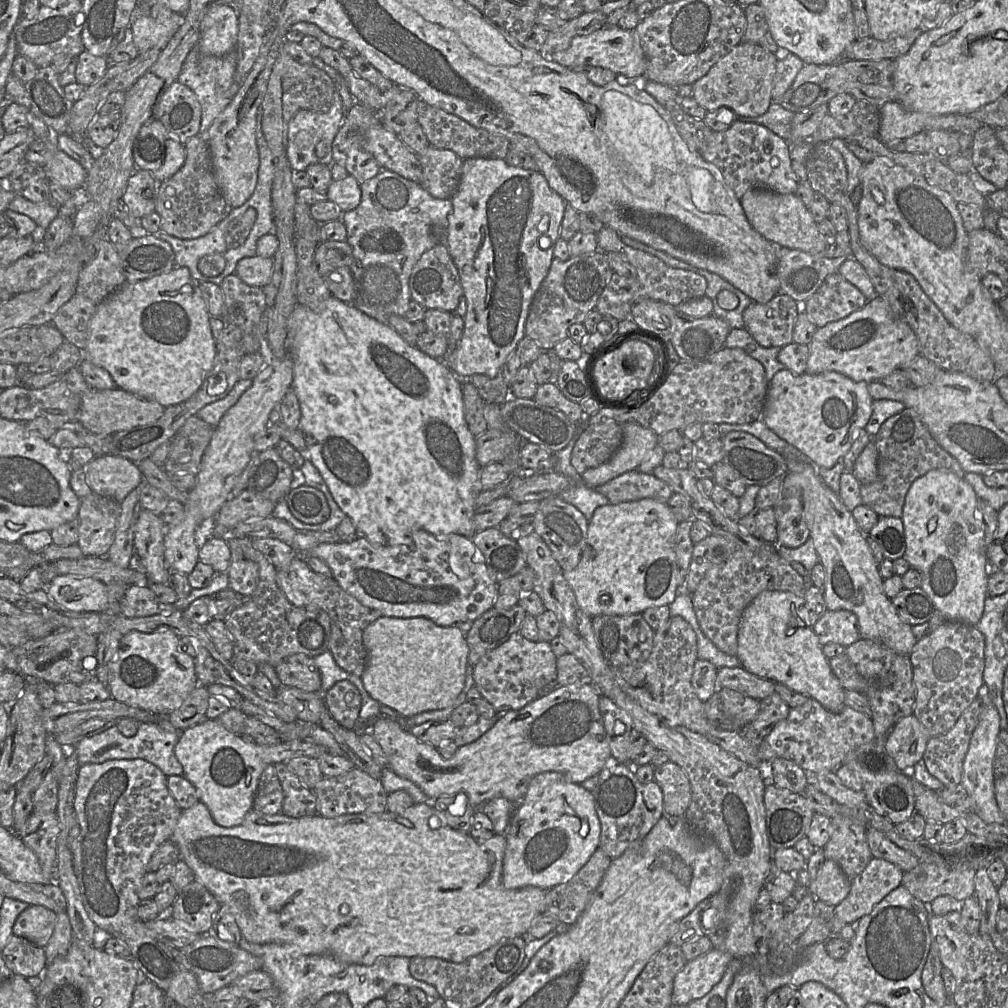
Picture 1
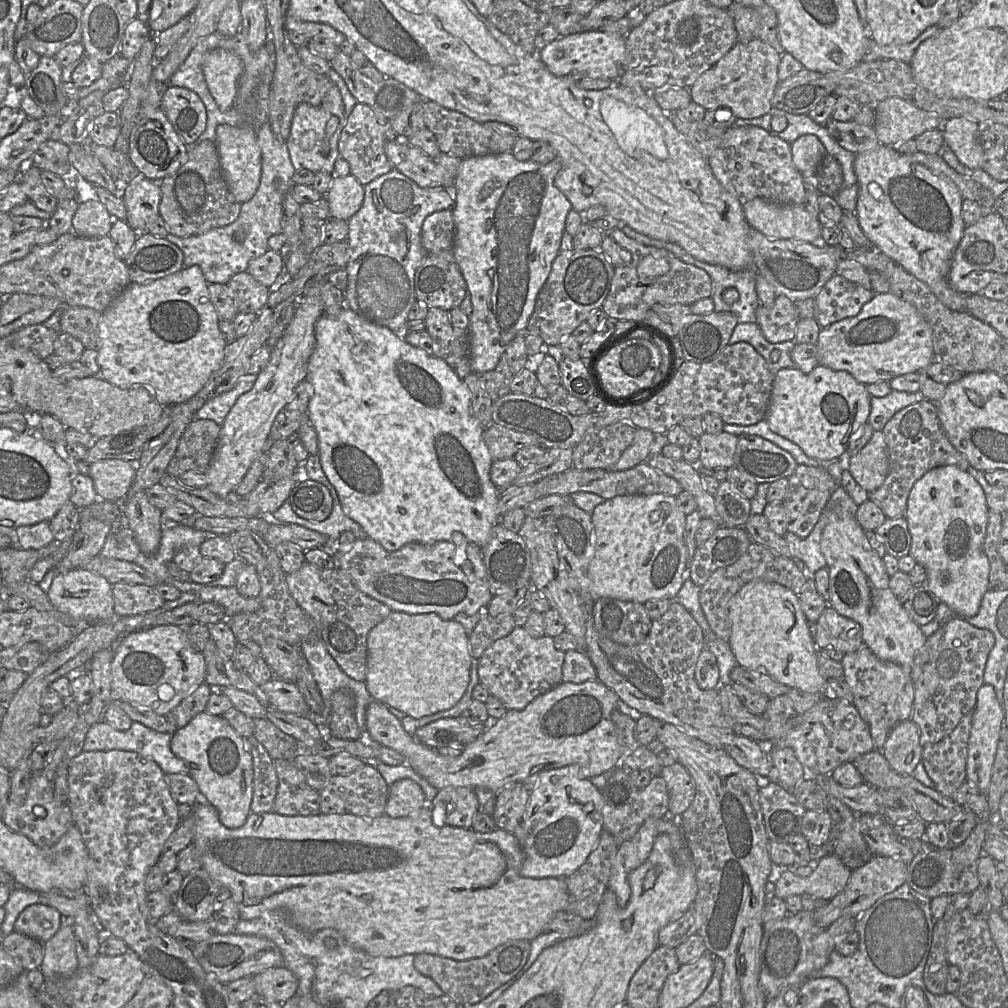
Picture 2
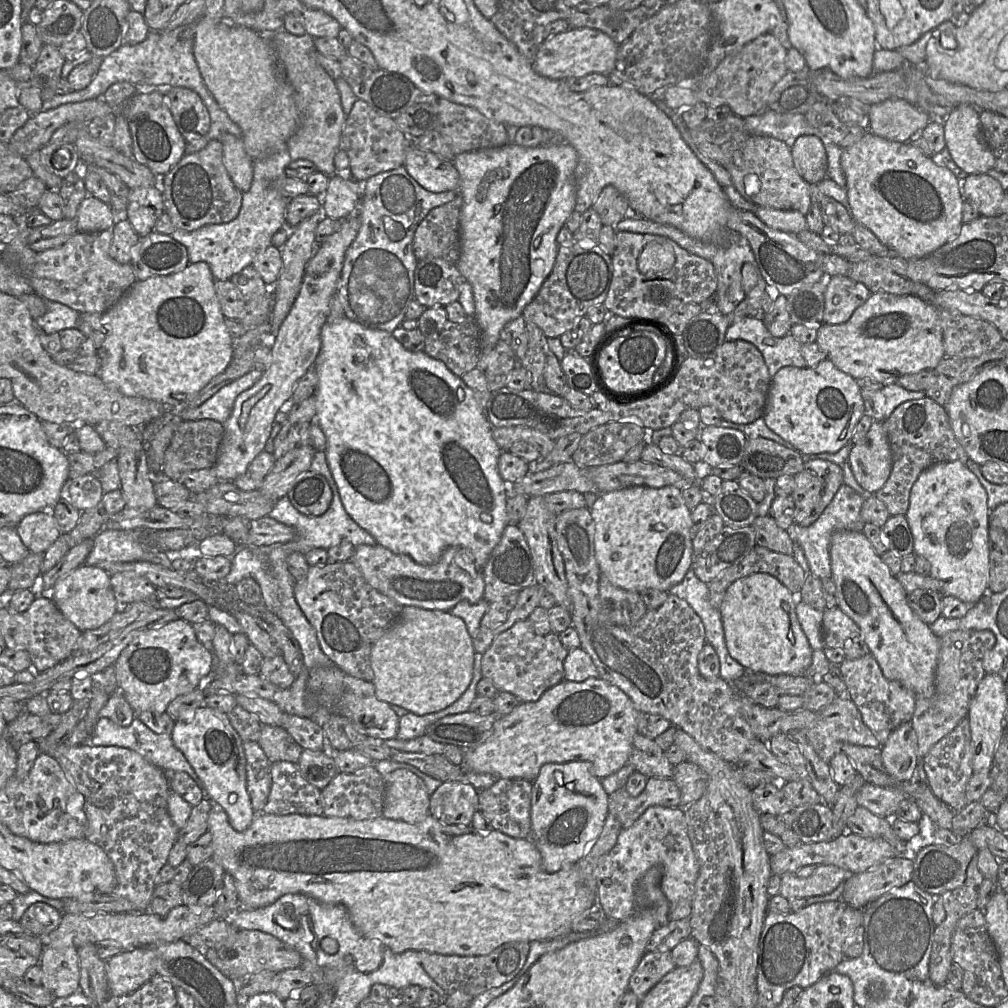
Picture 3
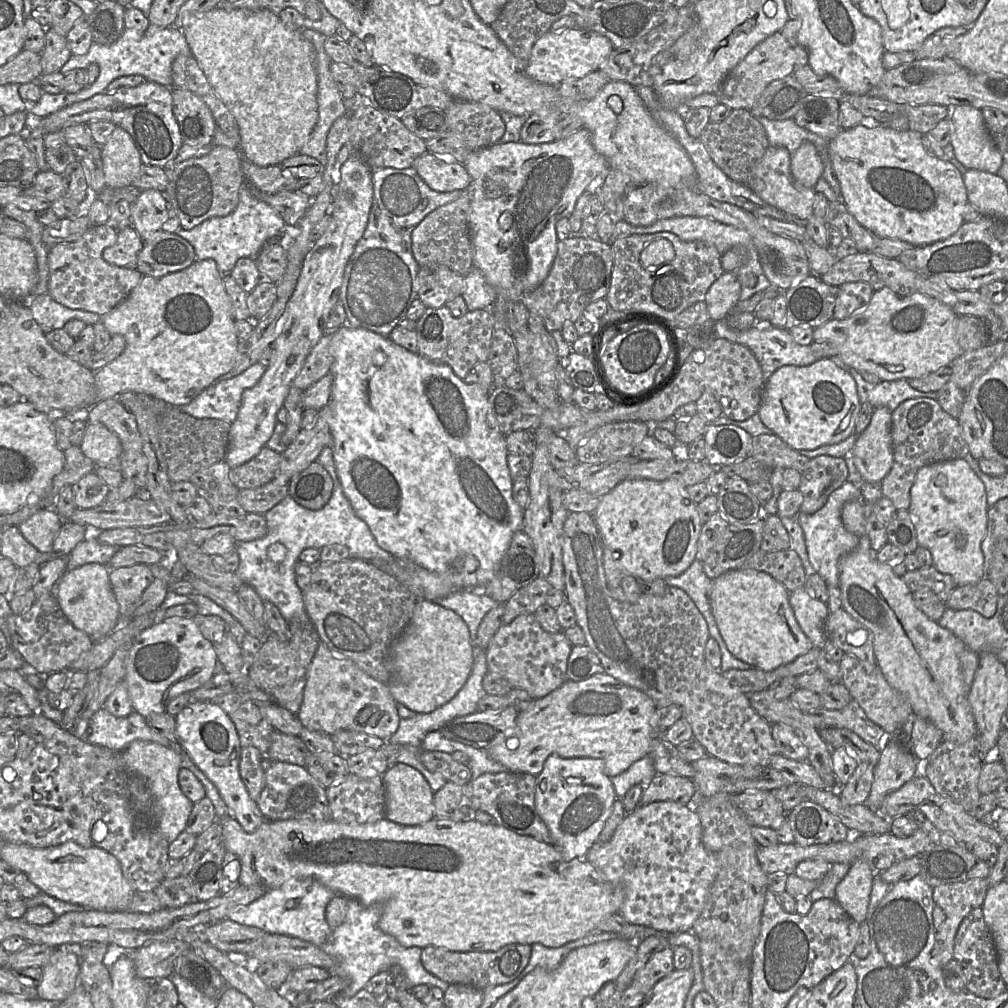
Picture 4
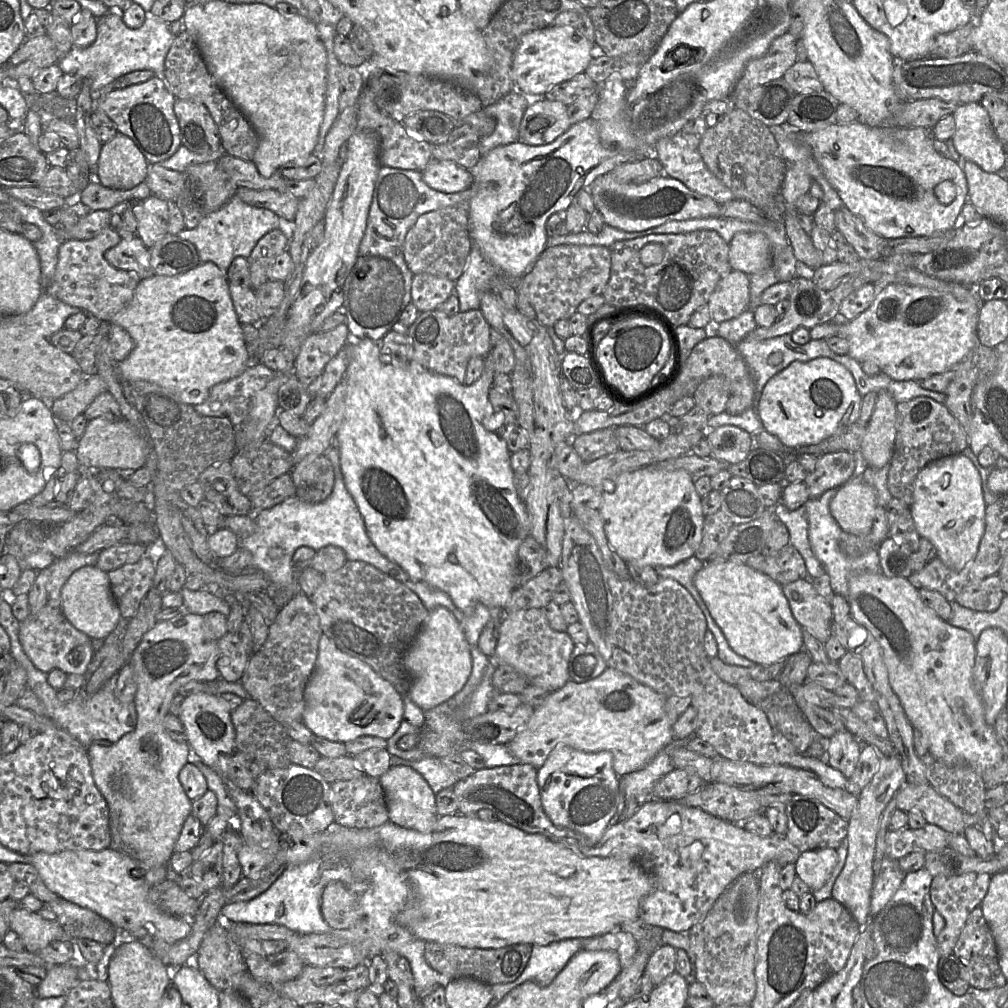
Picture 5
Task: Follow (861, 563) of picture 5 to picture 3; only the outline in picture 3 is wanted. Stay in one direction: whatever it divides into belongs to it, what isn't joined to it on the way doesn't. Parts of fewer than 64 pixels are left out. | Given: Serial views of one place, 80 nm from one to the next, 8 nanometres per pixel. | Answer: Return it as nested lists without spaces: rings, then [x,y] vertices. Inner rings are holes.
[[[843,483],[833,496],[830,503],[812,524],[801,526],[793,522],[786,529],[792,542],[798,543],[802,548],[812,575],[819,579],[831,577],[832,572],[829,550],[831,537],[834,532],[843,529],[863,532],[863,527],[866,523],[862,520],[860,512],[864,500],[865,498],[863,496]]]

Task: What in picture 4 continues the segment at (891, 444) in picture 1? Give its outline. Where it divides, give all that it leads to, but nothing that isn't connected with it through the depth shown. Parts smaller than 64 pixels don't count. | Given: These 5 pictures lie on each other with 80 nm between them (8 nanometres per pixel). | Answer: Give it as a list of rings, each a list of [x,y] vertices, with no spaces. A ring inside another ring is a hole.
[[[927,397],[906,400],[892,411],[891,437],[893,465],[881,481],[881,490],[897,510],[909,508],[910,490],[921,467],[945,460],[965,459],[969,453],[957,419],[946,413],[936,400]]]

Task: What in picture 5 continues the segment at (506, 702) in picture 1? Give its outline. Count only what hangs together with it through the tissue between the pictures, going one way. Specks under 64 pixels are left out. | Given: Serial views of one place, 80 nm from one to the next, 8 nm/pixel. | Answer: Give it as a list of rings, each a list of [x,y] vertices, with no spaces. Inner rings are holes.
[[[543,608],[521,609],[503,617],[495,653],[490,660],[496,665],[508,664],[522,672],[530,685],[555,692],[569,680],[568,663],[574,642],[566,631],[553,630]]]

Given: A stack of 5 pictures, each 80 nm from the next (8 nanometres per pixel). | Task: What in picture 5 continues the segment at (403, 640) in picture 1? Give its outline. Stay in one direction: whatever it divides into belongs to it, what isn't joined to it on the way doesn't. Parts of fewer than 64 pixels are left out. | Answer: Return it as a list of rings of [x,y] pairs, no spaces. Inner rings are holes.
[[[445,607],[429,611],[429,615],[404,653],[403,665],[410,686],[407,696],[423,711],[429,710],[462,690],[472,670],[470,644],[455,616]]]

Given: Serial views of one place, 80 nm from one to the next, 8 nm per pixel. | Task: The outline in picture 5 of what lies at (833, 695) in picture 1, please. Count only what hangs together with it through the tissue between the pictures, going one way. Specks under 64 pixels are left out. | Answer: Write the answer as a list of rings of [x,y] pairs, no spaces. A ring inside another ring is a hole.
[[[709,560],[703,562],[702,568],[693,577],[693,584],[701,595],[711,617],[736,654],[759,665],[771,665],[803,649],[800,625],[793,617],[779,583],[742,562],[711,562]]]

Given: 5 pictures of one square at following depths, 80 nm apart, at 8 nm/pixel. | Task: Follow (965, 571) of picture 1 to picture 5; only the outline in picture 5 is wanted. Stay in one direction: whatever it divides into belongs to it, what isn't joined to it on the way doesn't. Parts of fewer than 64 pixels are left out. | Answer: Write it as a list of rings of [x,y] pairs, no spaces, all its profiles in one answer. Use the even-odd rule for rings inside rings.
[[[963,453],[930,462],[914,480],[910,511],[916,529],[922,538],[927,538],[935,546],[937,557],[952,569],[960,570],[975,558],[985,532],[986,506],[980,474]]]

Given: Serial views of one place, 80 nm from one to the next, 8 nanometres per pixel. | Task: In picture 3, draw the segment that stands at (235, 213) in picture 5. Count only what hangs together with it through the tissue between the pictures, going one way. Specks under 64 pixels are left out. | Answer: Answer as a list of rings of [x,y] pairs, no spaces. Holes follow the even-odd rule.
[[[288,147],[269,155],[261,160],[254,160],[253,181],[250,189],[242,193],[242,205],[237,217],[223,224],[211,224],[197,230],[186,232],[175,230],[170,236],[184,245],[188,252],[190,263],[206,262],[215,280],[230,280],[231,277],[240,273],[245,267],[253,264],[255,257],[271,245],[272,237],[286,225],[286,205],[288,200],[281,194],[282,181],[286,178],[286,169],[292,159]]]

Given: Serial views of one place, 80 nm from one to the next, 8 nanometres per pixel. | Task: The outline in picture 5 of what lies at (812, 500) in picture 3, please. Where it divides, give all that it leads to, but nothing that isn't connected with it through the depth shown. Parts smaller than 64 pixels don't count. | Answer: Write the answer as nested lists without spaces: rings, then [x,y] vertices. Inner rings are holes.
[[[836,451],[819,455],[815,469],[805,477],[810,498],[838,488],[853,476],[855,461],[852,452]]]

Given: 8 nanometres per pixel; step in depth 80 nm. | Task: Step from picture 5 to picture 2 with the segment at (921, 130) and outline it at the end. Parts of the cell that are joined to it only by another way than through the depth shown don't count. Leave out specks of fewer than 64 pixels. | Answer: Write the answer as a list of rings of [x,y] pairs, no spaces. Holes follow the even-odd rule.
[[[879,144],[874,149],[855,155],[859,194],[854,213],[872,245],[924,282],[944,306],[956,312],[967,312],[967,294],[955,291],[948,280],[954,252],[966,227],[962,217],[964,199],[958,187],[912,160],[911,154],[898,152],[892,146]]]

